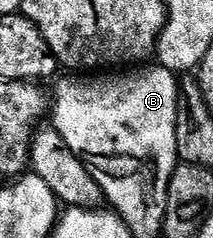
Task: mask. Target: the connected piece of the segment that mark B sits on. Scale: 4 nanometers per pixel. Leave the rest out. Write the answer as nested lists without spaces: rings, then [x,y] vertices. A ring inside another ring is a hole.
[[[154,64],[151,65],[151,70],[146,70],[143,74],[138,74],[135,78],[118,78],[115,82],[105,82],[104,79],[98,78],[102,76],[70,76],[74,78],[66,78],[62,83],[58,86],[58,98],[56,94],[56,101],[52,106],[52,118],[54,114],[54,122],[52,122],[53,129],[58,131],[58,134],[63,138],[64,144],[67,145],[68,148],[72,150],[74,154],[81,156],[95,171],[97,171],[97,179],[100,186],[103,186],[105,182],[169,182],[172,180],[173,172],[176,166],[178,166],[180,159],[178,156],[178,149],[176,148],[176,128],[178,127],[178,100],[180,97],[180,82],[176,77],[175,71],[173,70],[165,70],[163,66]]]

